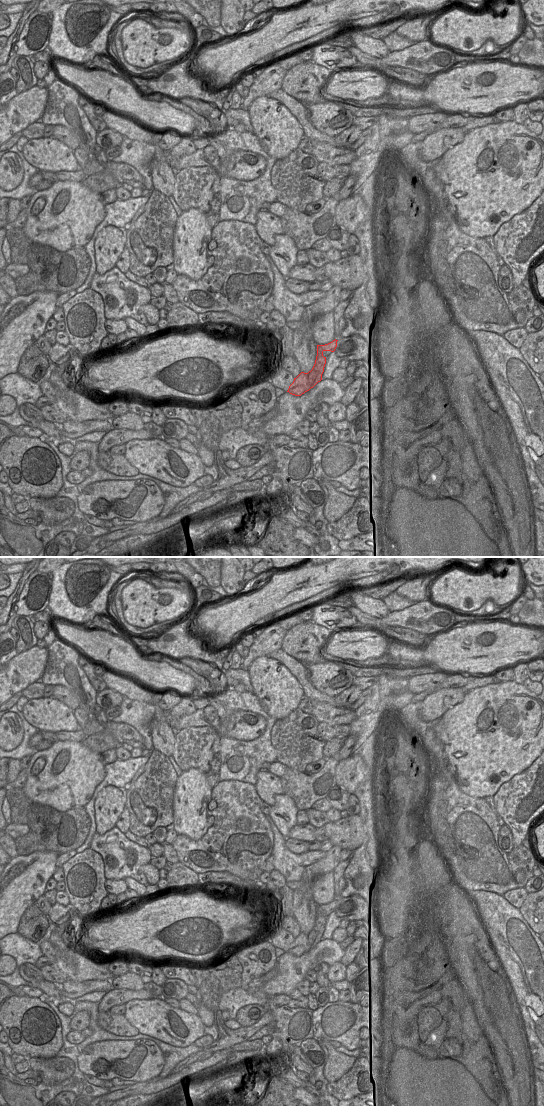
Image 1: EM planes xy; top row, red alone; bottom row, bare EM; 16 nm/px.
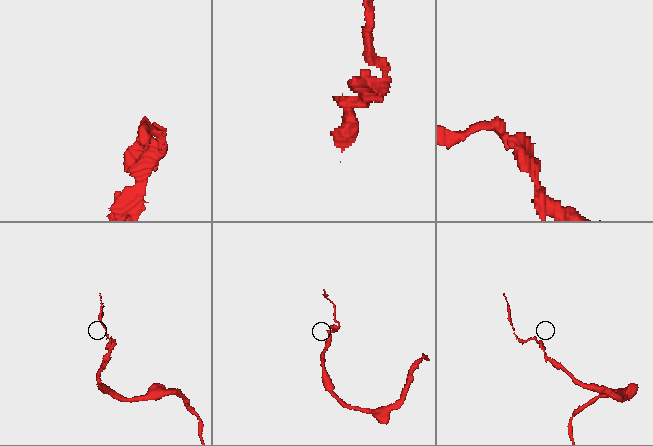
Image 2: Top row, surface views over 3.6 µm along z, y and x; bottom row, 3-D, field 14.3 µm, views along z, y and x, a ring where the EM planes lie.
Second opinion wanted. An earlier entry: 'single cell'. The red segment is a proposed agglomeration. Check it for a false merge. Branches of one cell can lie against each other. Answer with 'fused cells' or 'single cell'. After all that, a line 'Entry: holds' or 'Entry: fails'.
single cell
Entry: holds

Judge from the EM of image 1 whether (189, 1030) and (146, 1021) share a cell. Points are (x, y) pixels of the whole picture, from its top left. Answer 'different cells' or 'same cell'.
same cell

